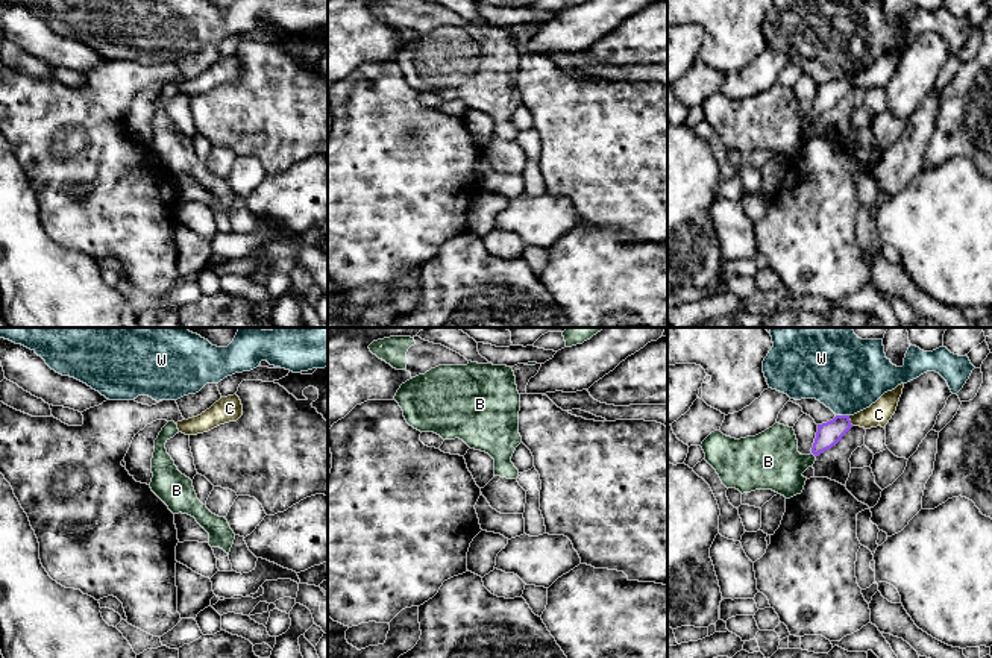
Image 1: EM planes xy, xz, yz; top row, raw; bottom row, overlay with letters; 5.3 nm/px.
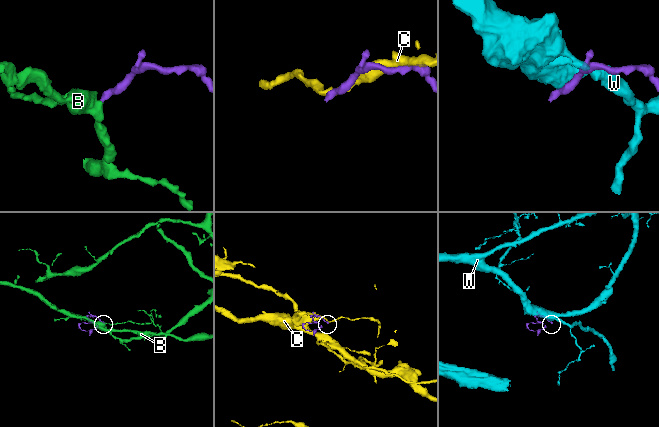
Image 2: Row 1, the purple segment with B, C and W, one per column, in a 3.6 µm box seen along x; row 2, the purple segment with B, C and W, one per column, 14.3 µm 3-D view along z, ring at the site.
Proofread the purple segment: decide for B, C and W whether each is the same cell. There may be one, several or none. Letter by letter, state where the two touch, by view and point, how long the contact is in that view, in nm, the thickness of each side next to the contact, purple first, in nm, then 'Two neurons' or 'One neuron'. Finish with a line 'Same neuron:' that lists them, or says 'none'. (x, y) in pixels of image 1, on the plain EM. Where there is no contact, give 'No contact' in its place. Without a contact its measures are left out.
B: Touches purple at yz (813, 114). Shared border 40 nm. Thickness 130 nm (purple) against 300 nm. One neuron
C: Touches purple at yz (850, 81). Shared border 60 nm. Thickness 130 nm (purple) against 130 nm. Two neurons
W: Touches purple at yz (842, 76). Shared border 70 nm. Thickness 130 nm (purple) against 380 nm. Two neurons
Same neuron: B

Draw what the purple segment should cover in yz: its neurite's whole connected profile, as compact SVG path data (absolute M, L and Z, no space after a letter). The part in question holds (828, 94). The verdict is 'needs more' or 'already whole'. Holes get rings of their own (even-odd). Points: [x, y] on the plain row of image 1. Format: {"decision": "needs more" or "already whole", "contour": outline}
{"decision": "needs more", "contour": "M836 76L818 85L810 115L798 112L793 88L775 83L755 97L731 99L711 92L701 105L705 121L716 130L727 149L742 155L772 150L786 159L801 155L807 138L802 133L816 118L836 106L852 88L849 76Z"}

